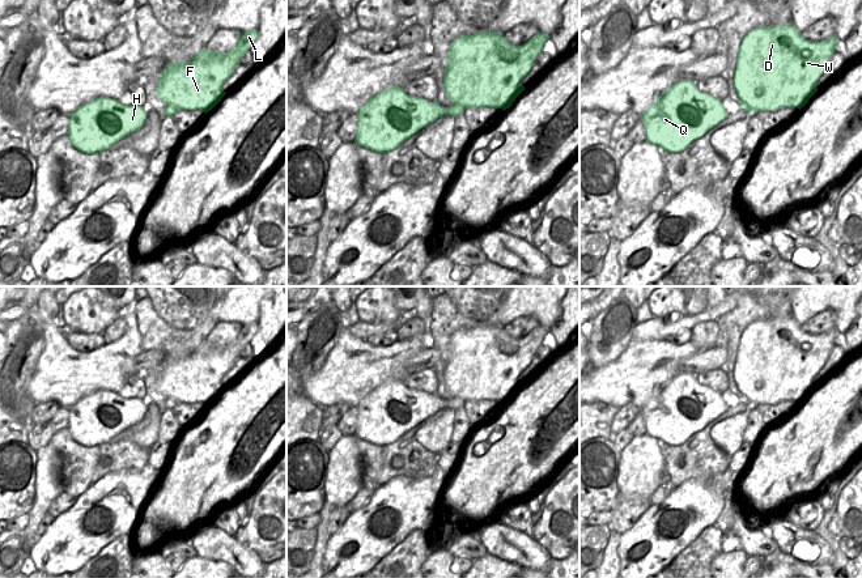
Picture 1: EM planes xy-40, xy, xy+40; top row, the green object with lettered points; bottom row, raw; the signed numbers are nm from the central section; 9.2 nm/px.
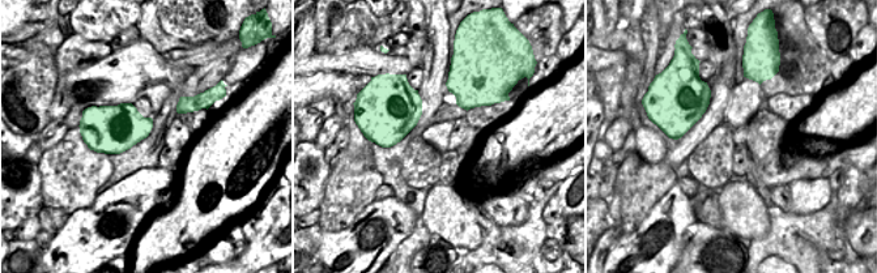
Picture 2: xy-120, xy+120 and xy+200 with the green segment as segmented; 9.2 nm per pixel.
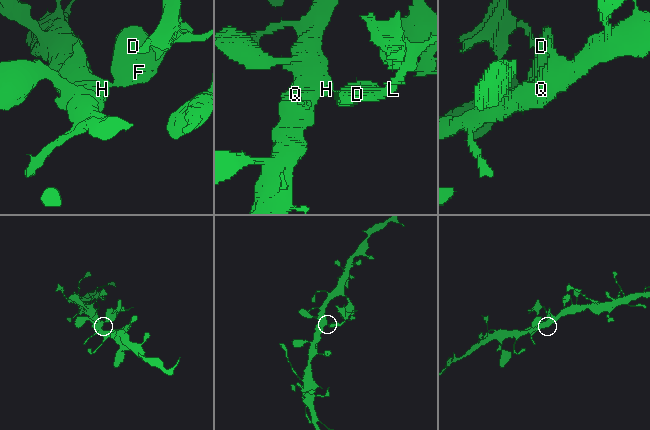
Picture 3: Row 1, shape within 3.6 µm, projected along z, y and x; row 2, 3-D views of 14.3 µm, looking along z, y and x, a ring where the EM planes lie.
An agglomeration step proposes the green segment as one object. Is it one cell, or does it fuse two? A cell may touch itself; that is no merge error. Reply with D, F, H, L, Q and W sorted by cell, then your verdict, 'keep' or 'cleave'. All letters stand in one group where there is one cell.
groups D F L W / H Q; cleave

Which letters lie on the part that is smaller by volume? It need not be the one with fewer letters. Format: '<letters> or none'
D, F, L, W

